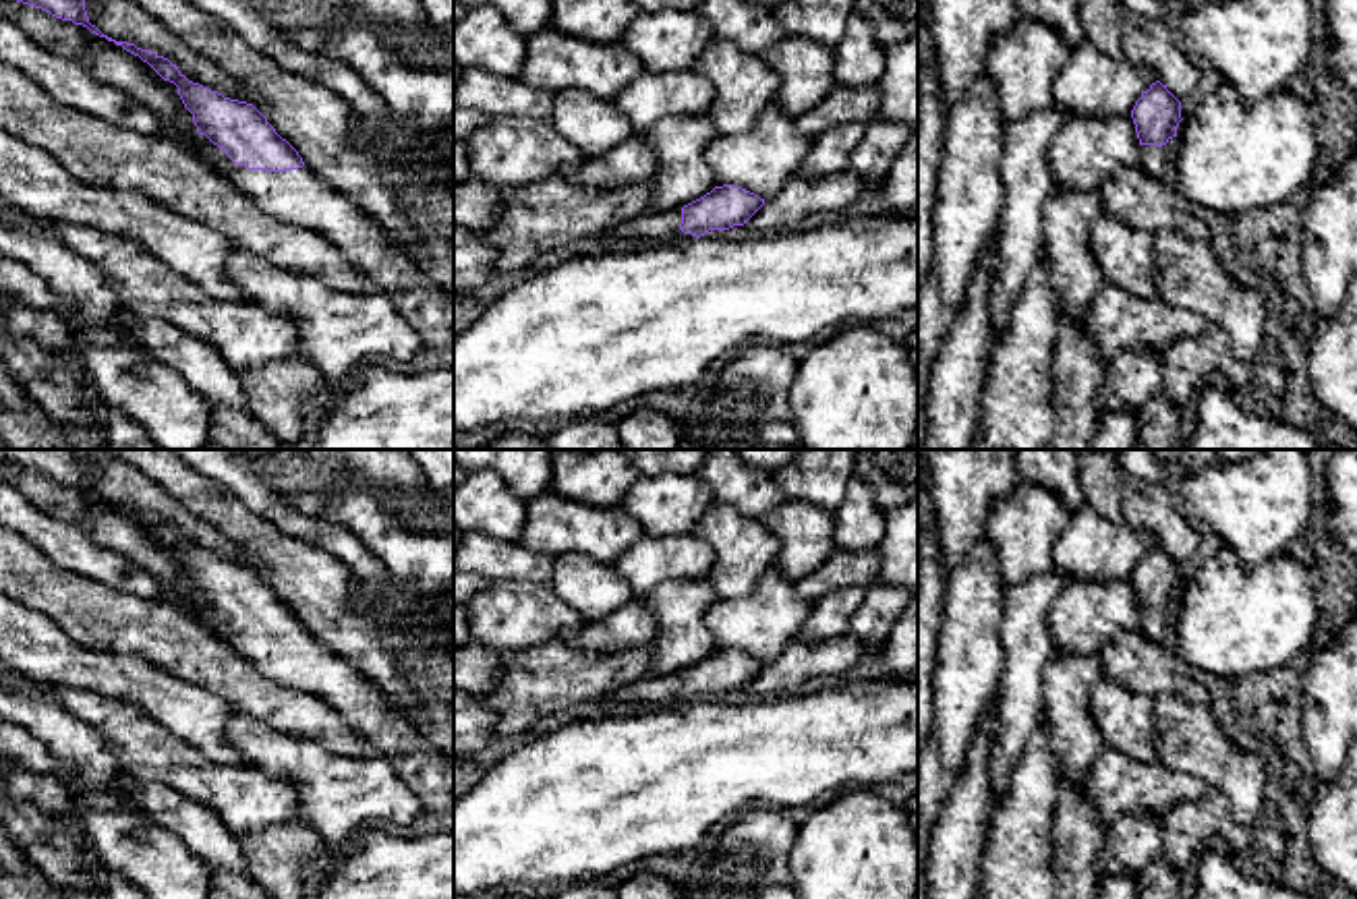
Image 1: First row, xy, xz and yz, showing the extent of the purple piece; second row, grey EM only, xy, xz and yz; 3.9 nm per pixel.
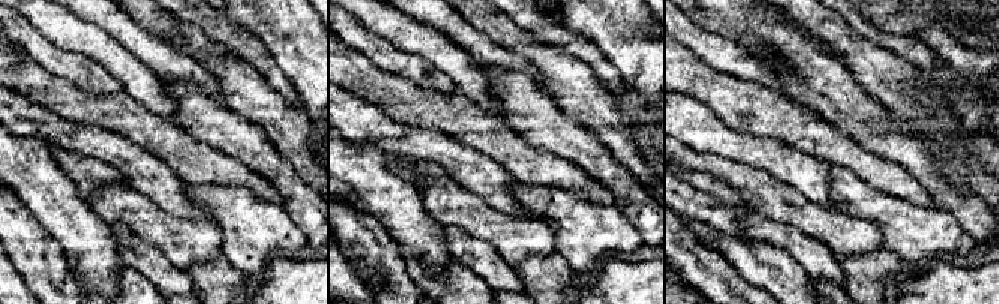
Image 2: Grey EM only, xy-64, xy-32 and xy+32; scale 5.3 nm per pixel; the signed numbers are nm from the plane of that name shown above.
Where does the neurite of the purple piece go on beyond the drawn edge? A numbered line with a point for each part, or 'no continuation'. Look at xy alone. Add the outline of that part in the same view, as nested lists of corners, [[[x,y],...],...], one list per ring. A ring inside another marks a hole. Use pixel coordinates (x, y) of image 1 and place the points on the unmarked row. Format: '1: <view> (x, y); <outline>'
1: xy (301, 661); [[[162,586],[162,601],[189,609],[220,638],[232,644],[263,675],[329,704],[389,760],[396,775],[421,800],[423,810],[447,810],[454,802],[454,766],[410,723],[404,708],[392,706],[377,684],[354,661],[342,657],[309,630],[286,636],[236,630],[205,599],[186,605]]]

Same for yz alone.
1: yz (1155, 624); [[[1175,601],[1166,609],[1139,609],[1139,630],[1156,644],[1171,648],[1175,644],[1173,634]]]

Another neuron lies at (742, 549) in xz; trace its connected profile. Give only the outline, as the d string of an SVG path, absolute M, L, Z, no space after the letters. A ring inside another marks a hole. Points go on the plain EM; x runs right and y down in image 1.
M711 503L692 534L713 549L709 580L719 599L746 597L779 555L777 536L760 520L727 505Z

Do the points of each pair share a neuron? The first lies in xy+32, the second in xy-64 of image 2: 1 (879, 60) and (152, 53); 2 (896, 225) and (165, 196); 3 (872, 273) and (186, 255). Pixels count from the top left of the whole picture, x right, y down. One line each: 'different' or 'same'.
1: different
2: different
3: different

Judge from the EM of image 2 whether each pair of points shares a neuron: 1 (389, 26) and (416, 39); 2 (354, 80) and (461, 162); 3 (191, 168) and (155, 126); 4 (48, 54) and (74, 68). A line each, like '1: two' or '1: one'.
1: one
2: two
3: one
4: one

